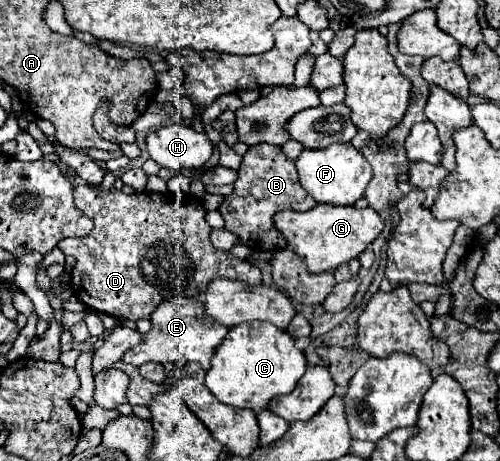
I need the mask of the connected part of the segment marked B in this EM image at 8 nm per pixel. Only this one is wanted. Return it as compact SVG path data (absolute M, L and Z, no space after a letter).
M258 143L250 147L238 169L238 179L234 183L232 195L228 195L218 207L226 221L226 229L236 233L238 241L248 245L250 249L284 249L286 239L282 239L282 233L274 227L272 217L286 207L292 207L296 211L306 211L314 207L314 199L310 199L310 195L306 195L306 191L302 191L300 187L294 161L290 161L280 147L270 147L268 143Z

